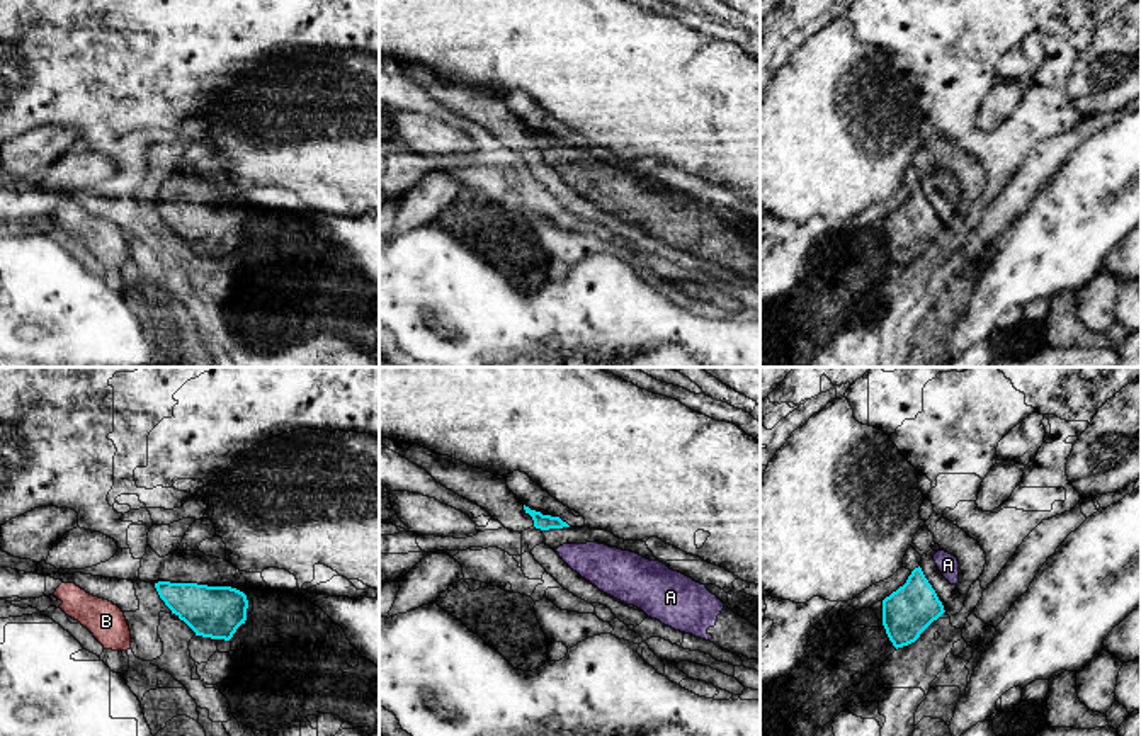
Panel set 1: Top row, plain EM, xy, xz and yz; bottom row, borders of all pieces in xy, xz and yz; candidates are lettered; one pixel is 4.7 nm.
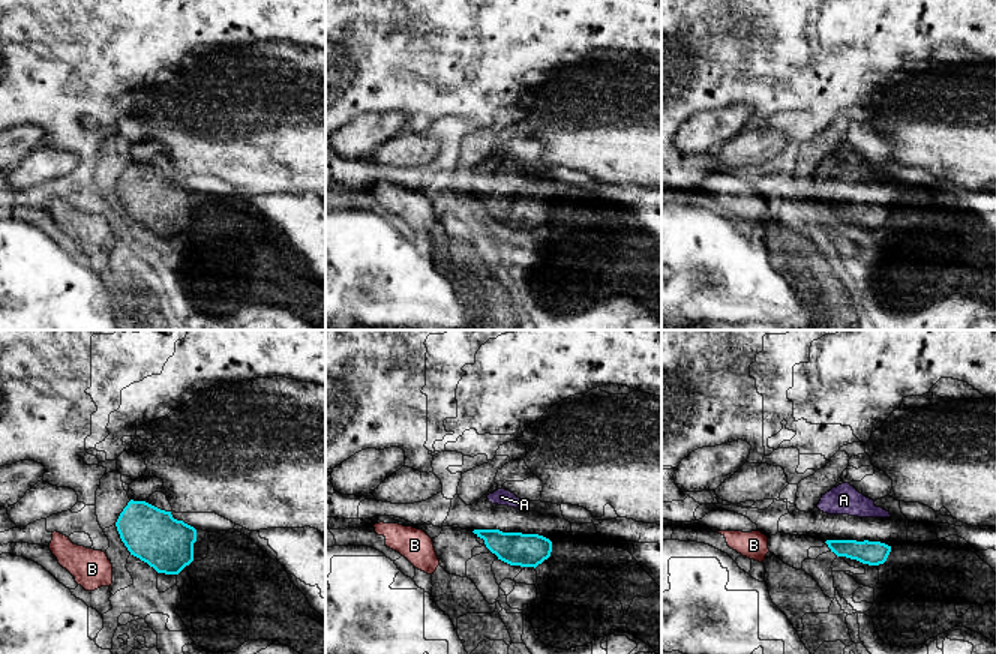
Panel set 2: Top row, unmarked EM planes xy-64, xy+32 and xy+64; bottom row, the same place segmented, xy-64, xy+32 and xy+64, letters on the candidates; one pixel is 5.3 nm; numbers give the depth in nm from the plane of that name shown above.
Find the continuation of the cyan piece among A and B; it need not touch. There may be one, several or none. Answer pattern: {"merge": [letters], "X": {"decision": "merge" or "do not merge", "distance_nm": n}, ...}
{"merge": ["A"], "A": {"decision": "merge", "distance_nm": 70}, "B": {"decision": "do not merge", "distance_nm": 190}}

